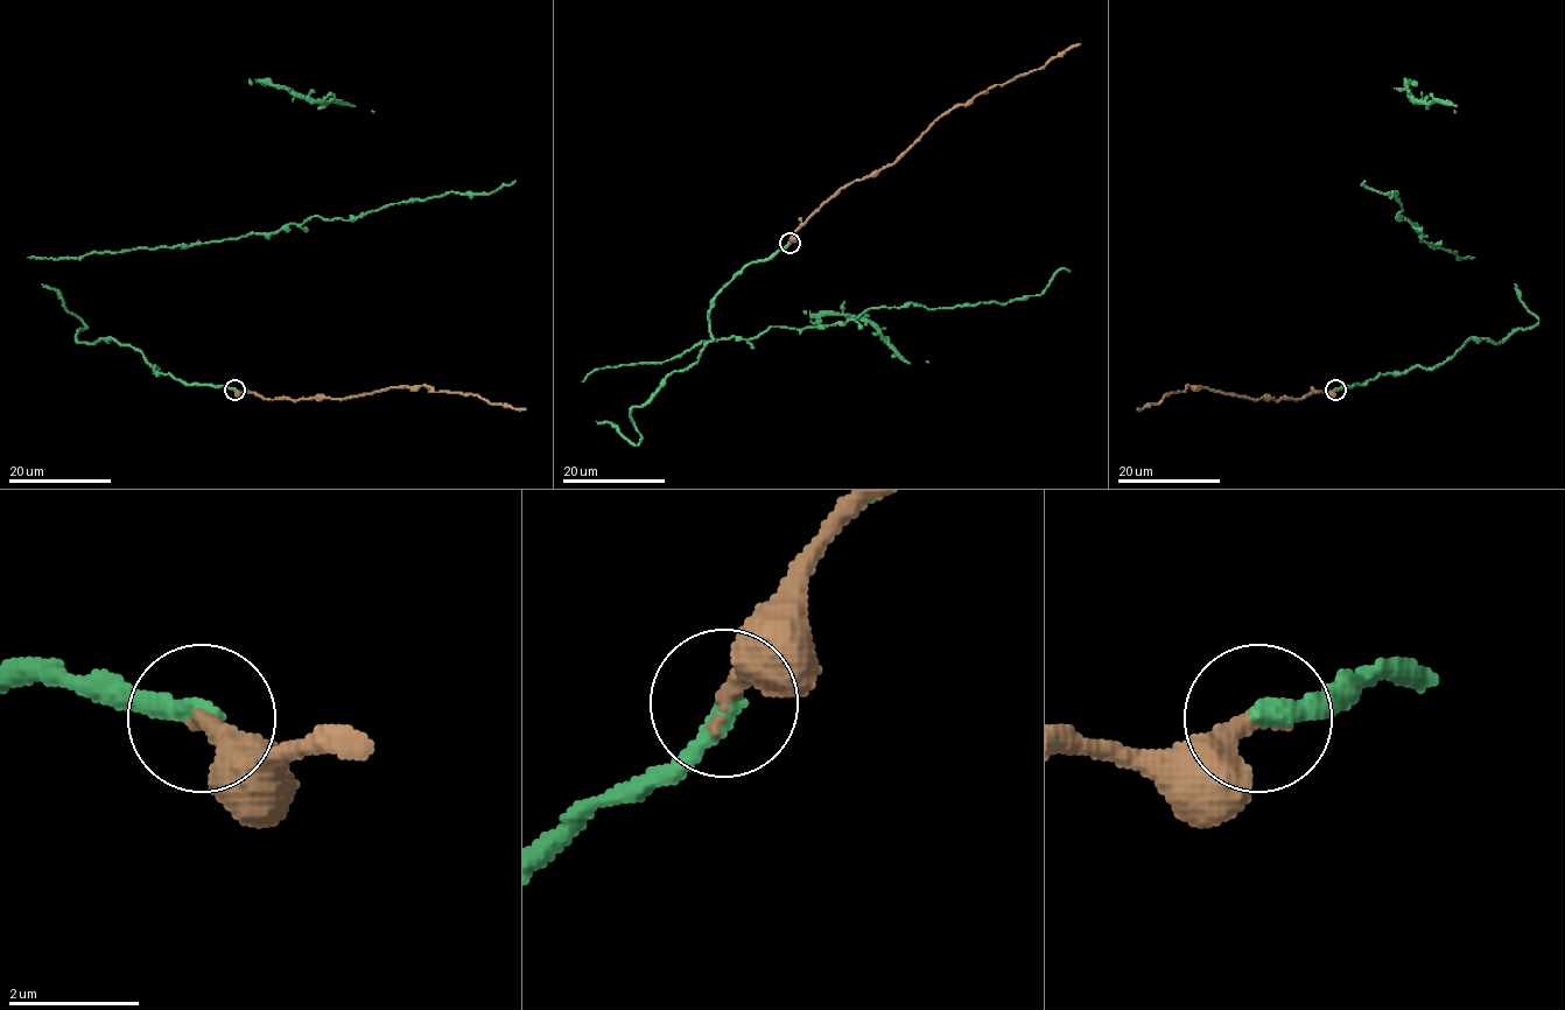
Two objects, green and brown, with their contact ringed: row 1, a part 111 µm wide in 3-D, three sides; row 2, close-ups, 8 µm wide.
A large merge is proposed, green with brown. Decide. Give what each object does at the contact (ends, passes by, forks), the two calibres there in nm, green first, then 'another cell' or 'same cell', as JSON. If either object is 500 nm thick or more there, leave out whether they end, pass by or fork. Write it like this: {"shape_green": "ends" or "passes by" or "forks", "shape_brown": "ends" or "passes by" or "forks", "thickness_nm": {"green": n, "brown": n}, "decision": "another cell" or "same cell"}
{"shape_green": "ends", "shape_brown": "ends", "thickness_nm": {"green": 320, "brown": 360}, "decision": "same cell"}

